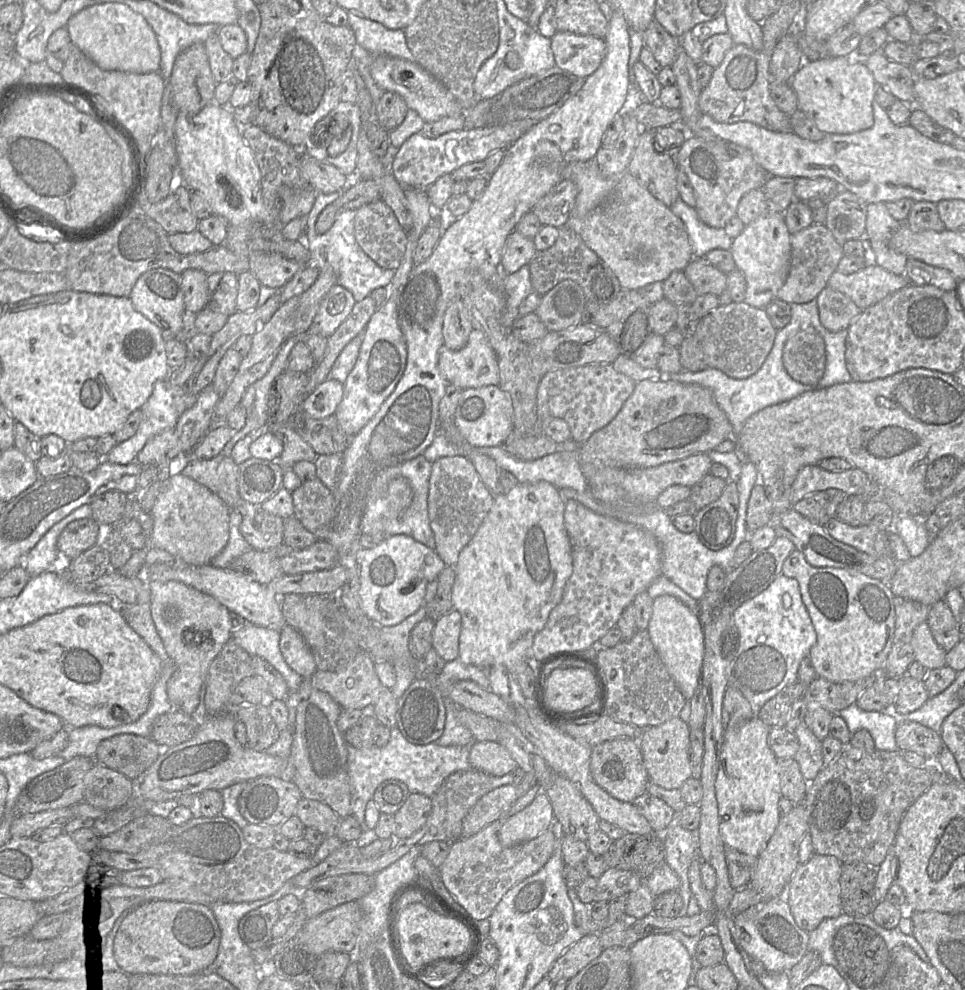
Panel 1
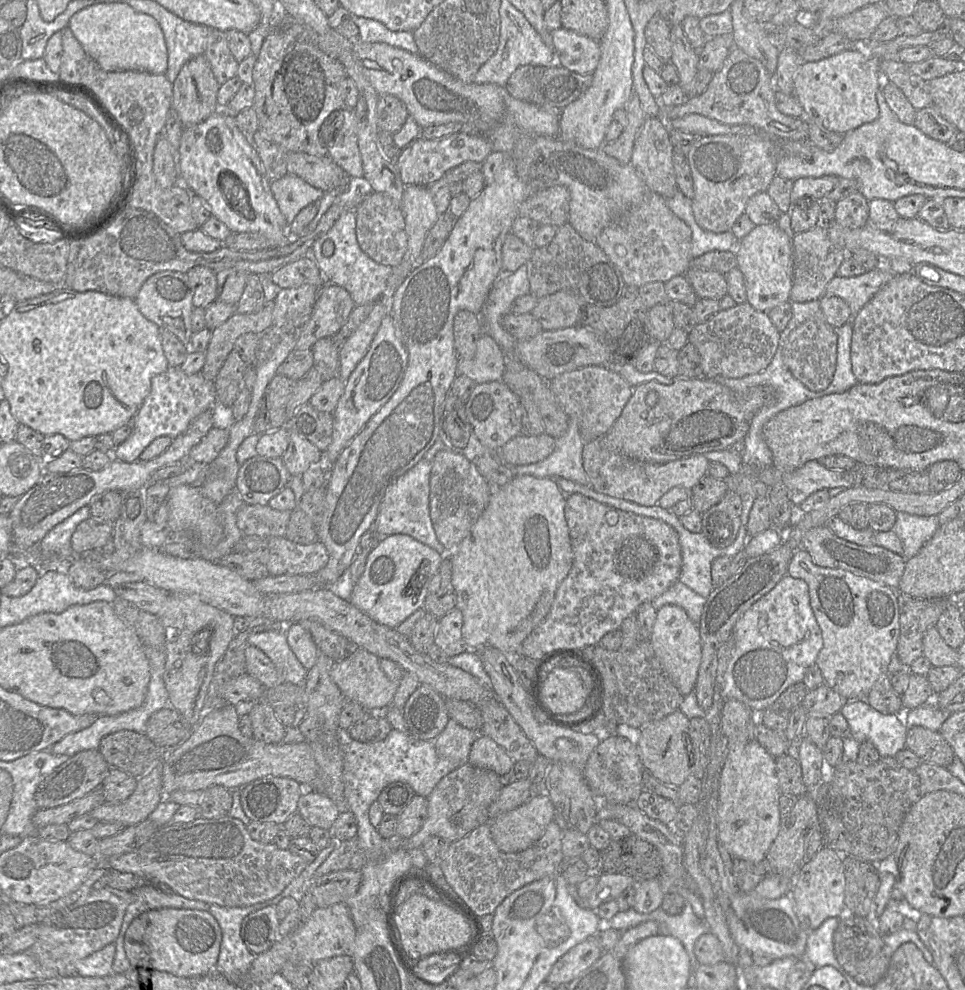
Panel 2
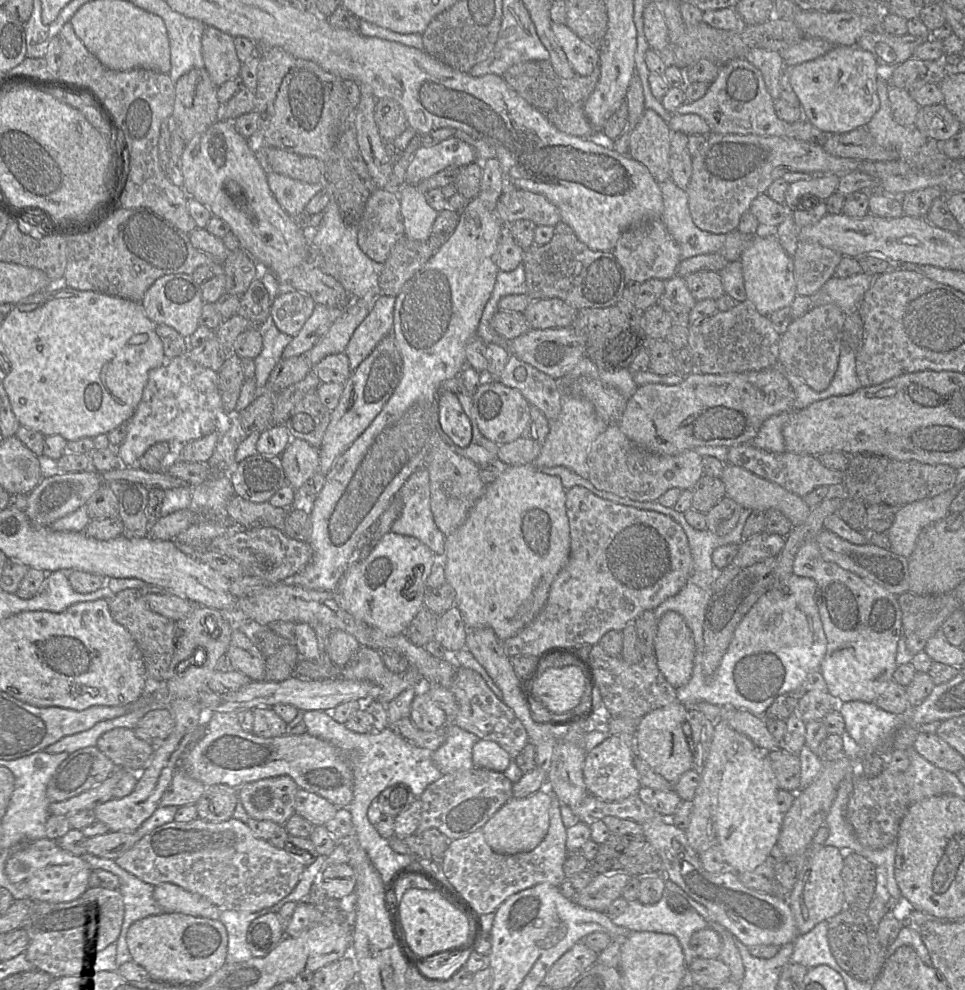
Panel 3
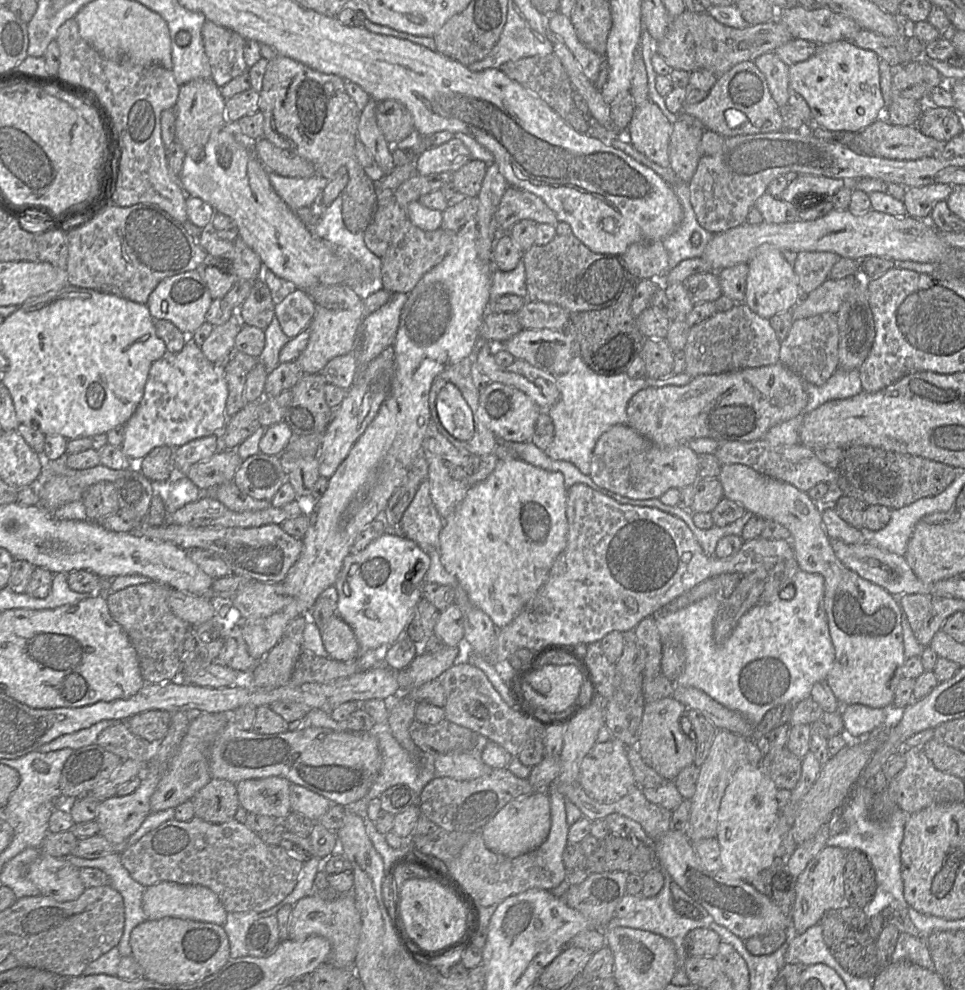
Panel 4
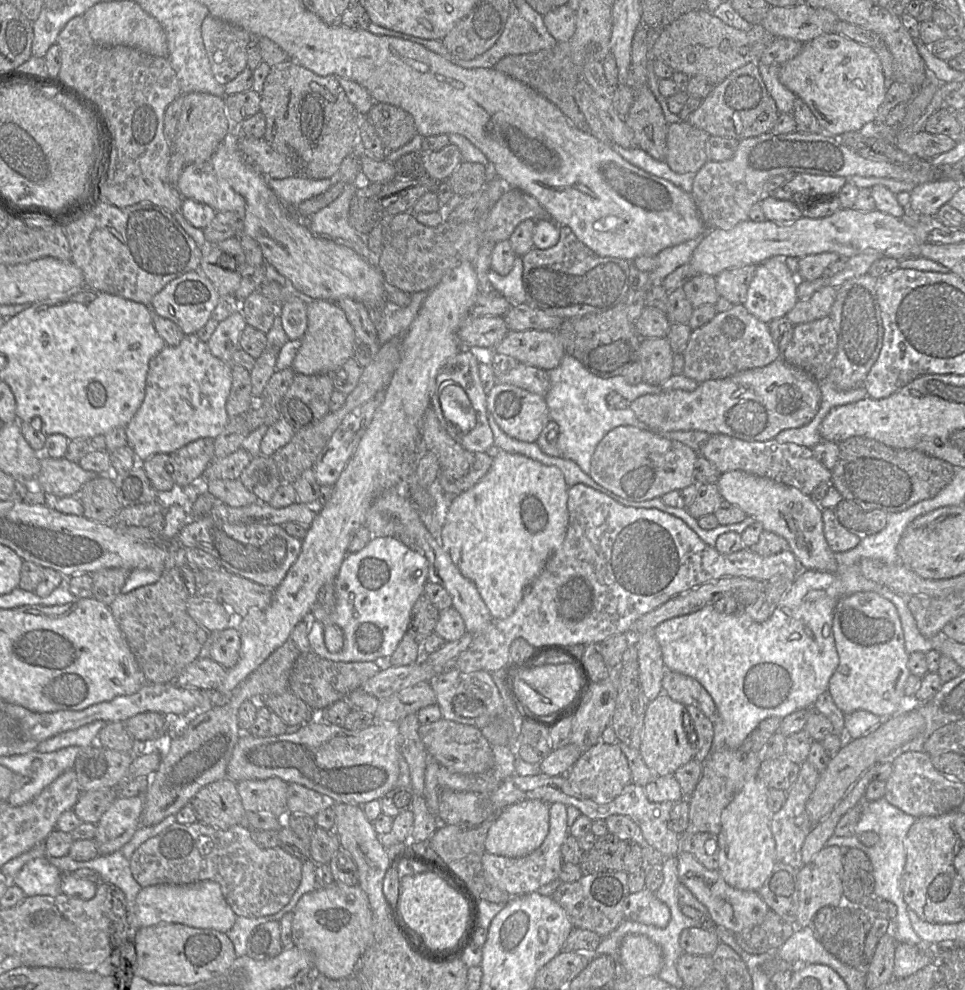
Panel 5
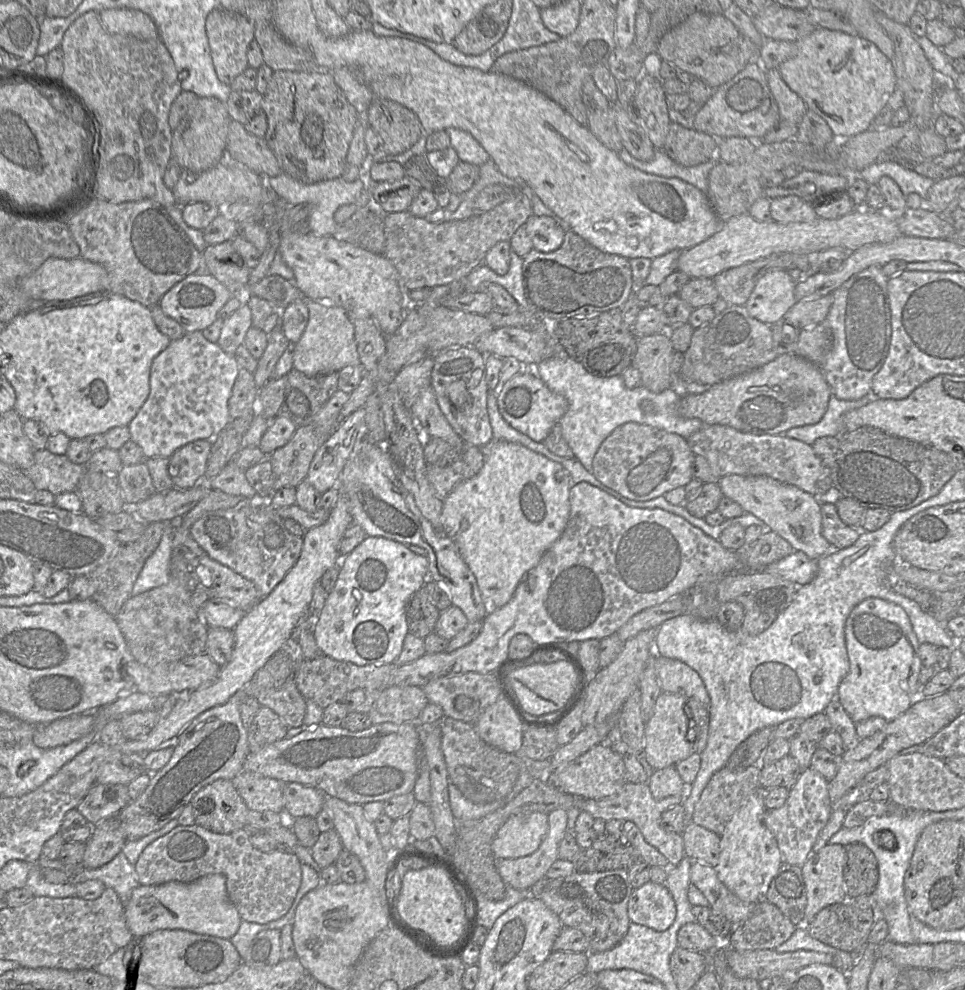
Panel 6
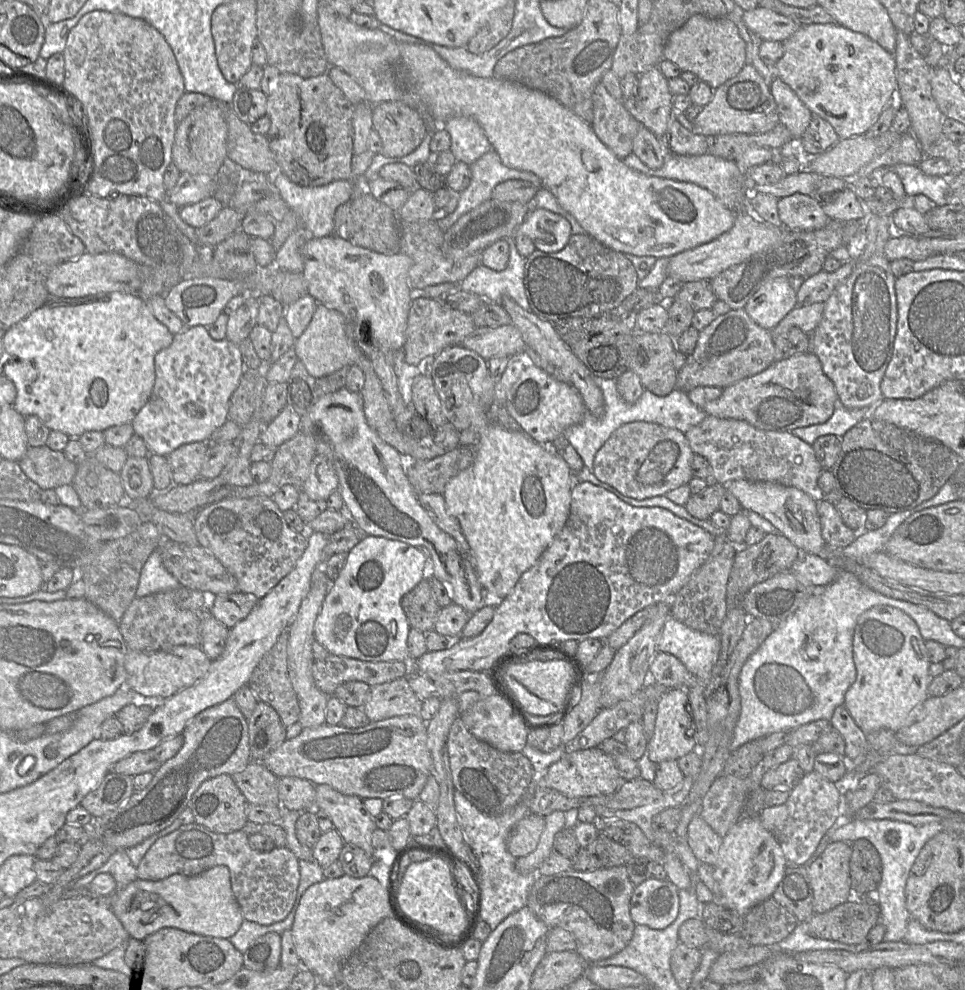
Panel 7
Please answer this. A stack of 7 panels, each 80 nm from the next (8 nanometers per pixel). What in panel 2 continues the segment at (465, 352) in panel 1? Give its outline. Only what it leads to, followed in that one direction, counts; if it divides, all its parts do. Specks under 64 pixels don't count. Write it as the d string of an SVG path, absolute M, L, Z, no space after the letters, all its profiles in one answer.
M483 332L471 359L458 358L457 375L465 375L476 384L501 381L505 367L505 354L496 341Z

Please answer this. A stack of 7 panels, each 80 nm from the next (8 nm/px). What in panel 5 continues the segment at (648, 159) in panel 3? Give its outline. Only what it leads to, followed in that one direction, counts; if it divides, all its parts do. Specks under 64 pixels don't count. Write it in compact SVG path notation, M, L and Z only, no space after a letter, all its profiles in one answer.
M647 85L636 90L625 121L634 133L637 147L654 159L665 161L669 124L661 105Z

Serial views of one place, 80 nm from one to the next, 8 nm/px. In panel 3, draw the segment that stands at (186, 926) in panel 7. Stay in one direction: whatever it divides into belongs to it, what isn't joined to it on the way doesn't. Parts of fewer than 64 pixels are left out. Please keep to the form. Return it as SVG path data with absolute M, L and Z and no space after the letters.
M161 883L154 888L153 897L164 913L182 913L219 920L220 908L205 897L172 884Z

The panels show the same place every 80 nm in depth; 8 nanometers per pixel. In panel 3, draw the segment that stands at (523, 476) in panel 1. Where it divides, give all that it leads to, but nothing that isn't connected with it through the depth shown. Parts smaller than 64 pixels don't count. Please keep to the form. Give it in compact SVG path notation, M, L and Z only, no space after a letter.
M562 395L559 416L550 422L550 431L538 457L532 465L537 468L564 466L580 477L589 479L587 454L591 443L602 433L608 424L596 413L591 402L583 398Z

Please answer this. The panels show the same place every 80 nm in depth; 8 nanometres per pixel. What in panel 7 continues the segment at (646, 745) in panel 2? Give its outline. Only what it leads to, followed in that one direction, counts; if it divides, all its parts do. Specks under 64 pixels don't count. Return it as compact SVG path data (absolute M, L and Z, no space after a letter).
M668 689L657 704L655 728L648 739L647 755L659 764L665 760L678 760L697 748L697 728L692 737L686 735L691 720L685 710L688 693L685 689Z

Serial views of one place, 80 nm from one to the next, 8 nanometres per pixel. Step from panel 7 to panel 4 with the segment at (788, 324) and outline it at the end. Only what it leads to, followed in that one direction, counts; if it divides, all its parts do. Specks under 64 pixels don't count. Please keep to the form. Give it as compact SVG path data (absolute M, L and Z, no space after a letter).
M858 275L836 280L828 278L817 289L804 296L792 309L793 320L823 313L836 314L847 295L858 285Z

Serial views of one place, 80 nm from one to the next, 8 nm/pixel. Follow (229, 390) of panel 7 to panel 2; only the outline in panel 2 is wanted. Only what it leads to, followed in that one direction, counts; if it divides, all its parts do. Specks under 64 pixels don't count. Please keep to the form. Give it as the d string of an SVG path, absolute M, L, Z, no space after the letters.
M179 366L169 367L151 379L150 392L133 416L133 430L129 437L114 447L113 459L123 462L137 461L142 451L157 437L175 438L184 432L192 420L211 409L216 402L214 381L205 379L200 372L184 373Z

